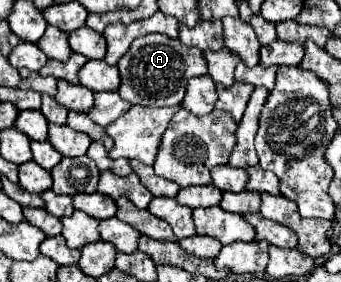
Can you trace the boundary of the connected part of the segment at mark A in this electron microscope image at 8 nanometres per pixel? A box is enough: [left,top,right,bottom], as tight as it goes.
[118,33,208,107]

